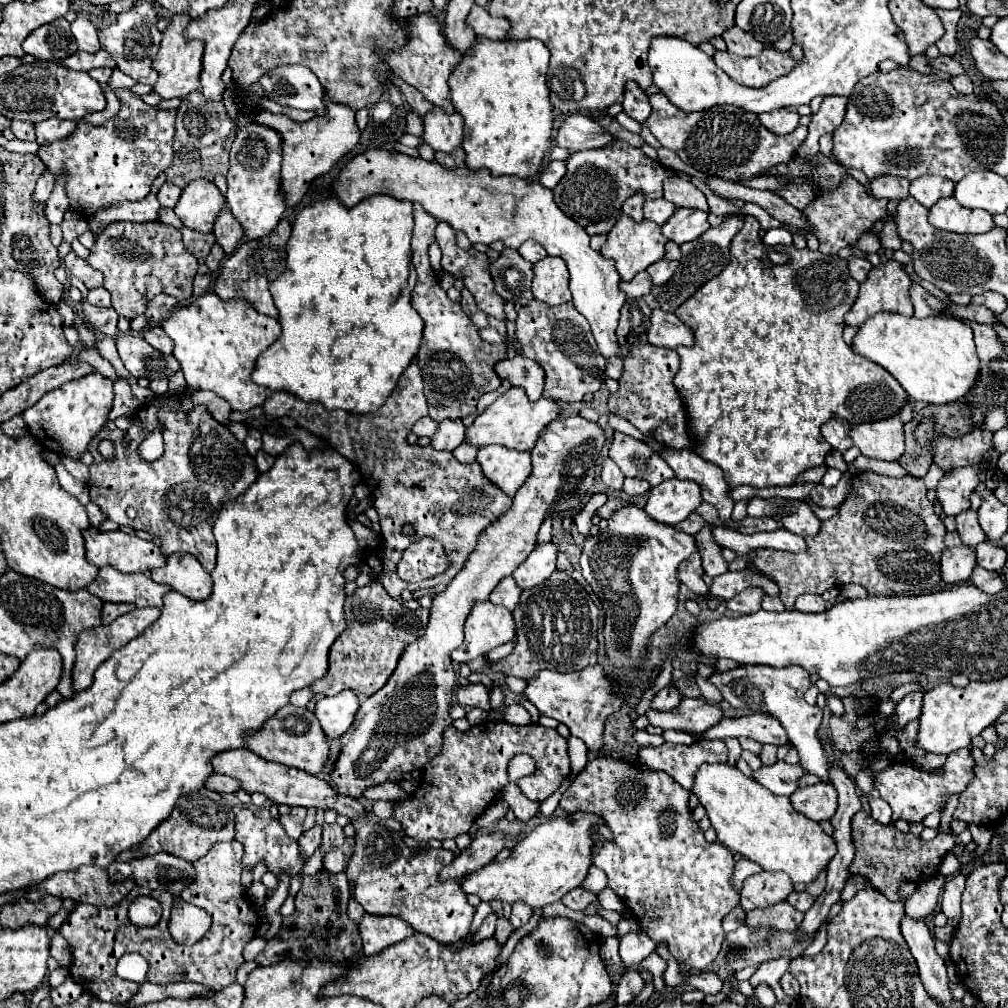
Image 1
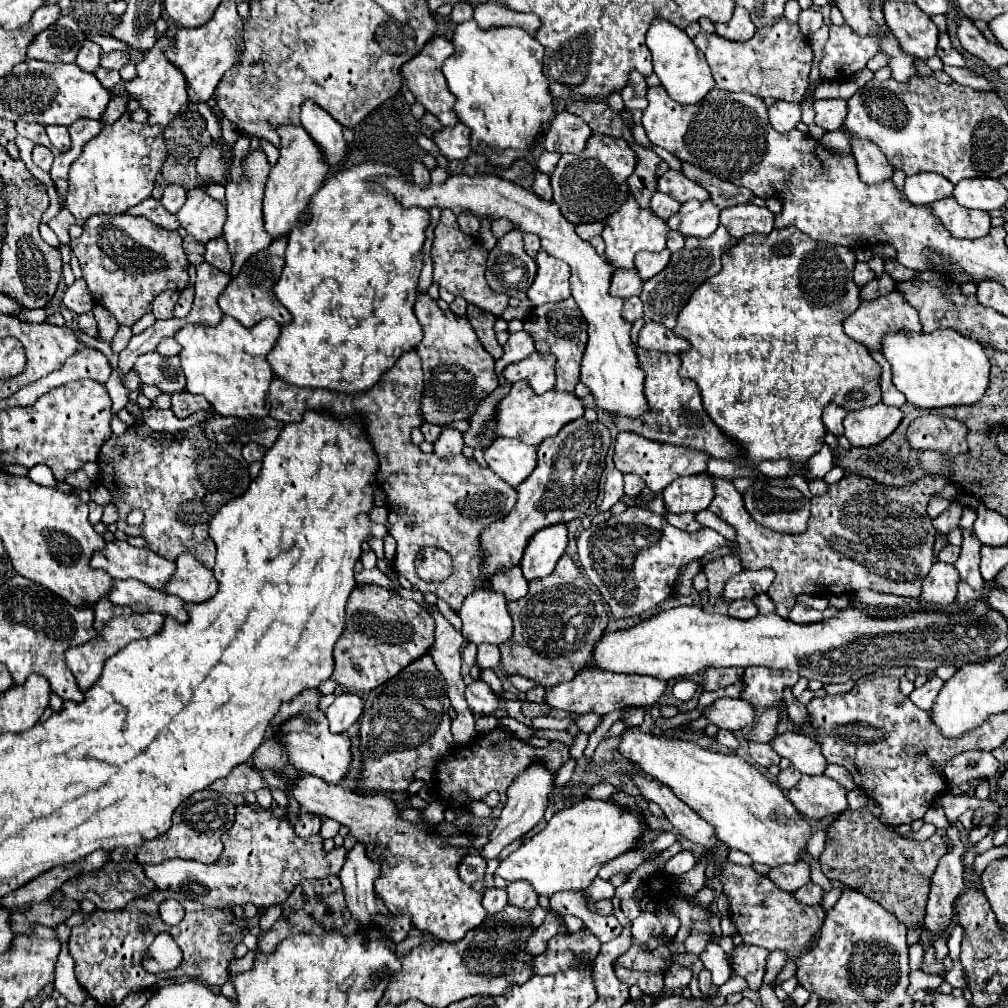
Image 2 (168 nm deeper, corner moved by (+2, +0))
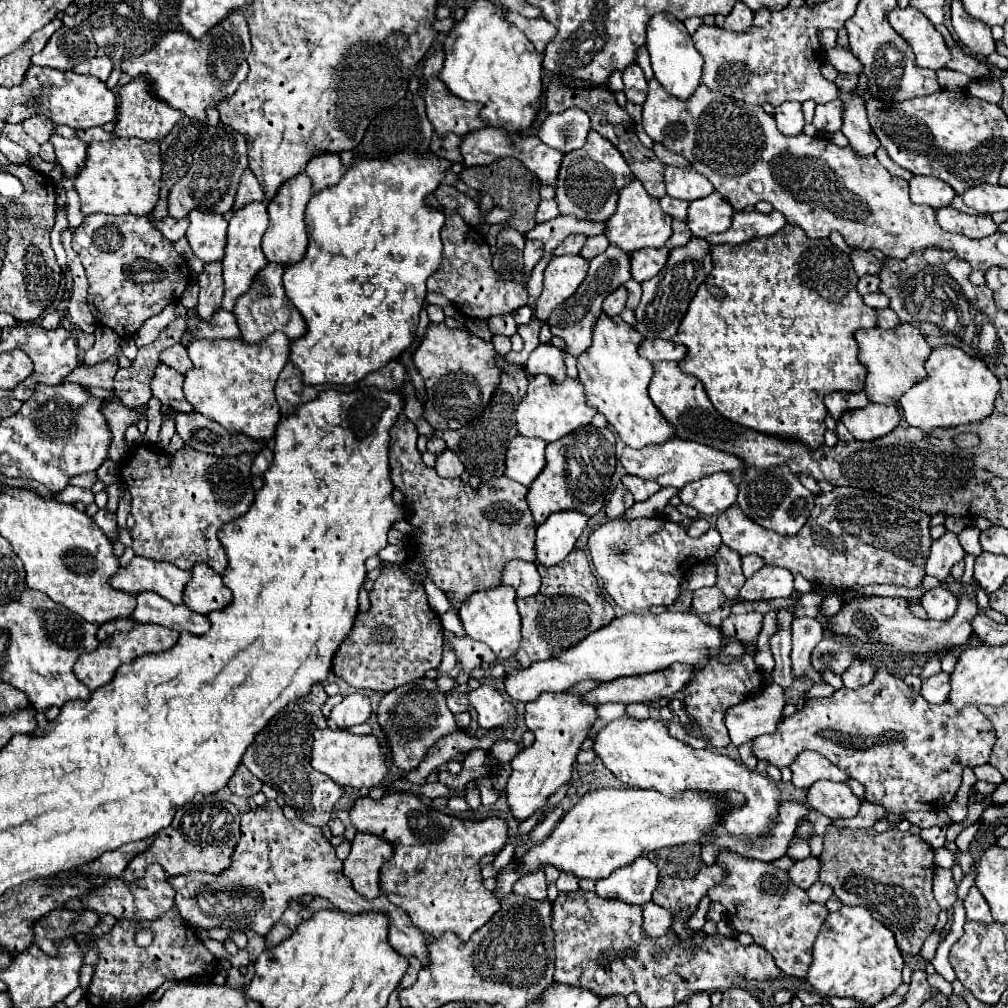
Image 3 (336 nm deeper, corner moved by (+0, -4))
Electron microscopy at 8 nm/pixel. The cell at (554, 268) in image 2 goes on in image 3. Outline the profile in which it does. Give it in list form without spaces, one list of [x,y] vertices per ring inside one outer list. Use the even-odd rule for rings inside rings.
[[[580,255],[554,257],[544,271],[544,289],[536,303],[536,317],[546,321],[550,313],[578,289],[586,277],[586,271],[588,261]]]

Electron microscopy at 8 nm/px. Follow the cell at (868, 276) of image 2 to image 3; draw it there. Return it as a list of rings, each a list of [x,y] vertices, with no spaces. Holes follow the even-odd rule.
[[[862,275],[860,281],[858,281],[858,293],[864,297],[868,293],[880,293],[880,287],[878,287],[878,277],[876,275]]]

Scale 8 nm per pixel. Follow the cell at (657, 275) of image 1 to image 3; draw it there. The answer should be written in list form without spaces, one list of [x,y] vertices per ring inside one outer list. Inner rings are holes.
[[[638,249],[634,255],[630,255],[632,259],[632,279],[636,279],[638,283],[652,279],[666,263],[668,259],[668,249]]]

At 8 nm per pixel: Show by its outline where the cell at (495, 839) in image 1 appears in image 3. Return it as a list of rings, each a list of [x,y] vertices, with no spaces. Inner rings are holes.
[[[560,691],[542,693],[536,701],[526,703],[524,719],[528,729],[534,731],[536,741],[512,759],[510,765],[514,771],[506,785],[512,815],[518,821],[524,821],[532,813],[536,813],[546,803],[550,793],[570,781],[576,753],[580,751],[582,741],[588,737],[594,721],[598,719],[598,713],[594,705],[582,705],[582,695]]]

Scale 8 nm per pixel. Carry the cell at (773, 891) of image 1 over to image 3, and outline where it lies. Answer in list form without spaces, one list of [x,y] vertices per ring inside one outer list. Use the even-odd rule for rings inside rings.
[[[808,855],[802,861],[796,861],[796,865],[788,871],[790,879],[802,887],[802,889],[810,889],[812,883],[818,881],[818,873],[820,873],[820,859],[814,855]]]

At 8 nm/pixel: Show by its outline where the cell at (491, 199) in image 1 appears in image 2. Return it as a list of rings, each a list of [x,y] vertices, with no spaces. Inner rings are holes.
[[[484,173],[484,175],[452,175],[444,183],[434,185],[418,185],[410,175],[382,175],[374,179],[374,183],[384,185],[402,207],[440,207],[452,209],[452,213],[472,213],[478,219],[508,219],[514,223],[514,229],[520,233],[534,233],[540,237],[542,249],[552,257],[562,259],[570,265],[572,277],[572,297],[578,303],[586,323],[588,323],[588,345],[582,357],[580,379],[592,391],[598,407],[606,413],[622,415],[622,417],[640,417],[640,413],[648,411],[644,389],[644,373],[638,367],[638,359],[630,341],[630,327],[620,311],[622,299],[610,295],[610,283],[614,267],[594,251],[588,241],[582,241],[576,233],[576,227],[564,219],[558,205],[554,201],[540,199],[534,191],[520,189],[520,185],[512,185],[512,181],[504,181],[502,177]]]

